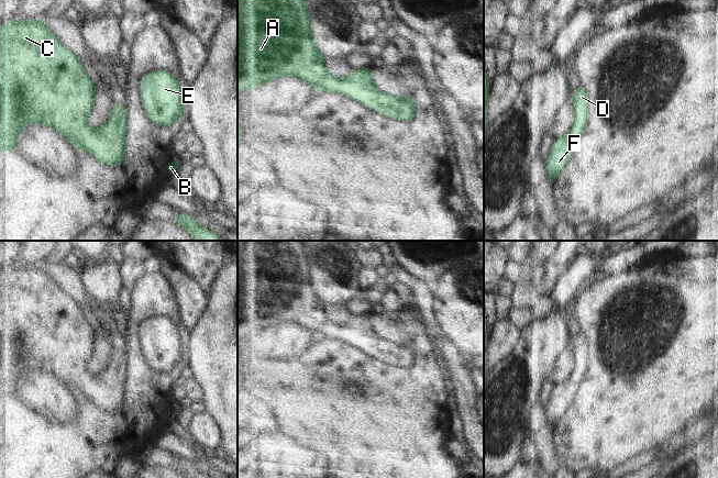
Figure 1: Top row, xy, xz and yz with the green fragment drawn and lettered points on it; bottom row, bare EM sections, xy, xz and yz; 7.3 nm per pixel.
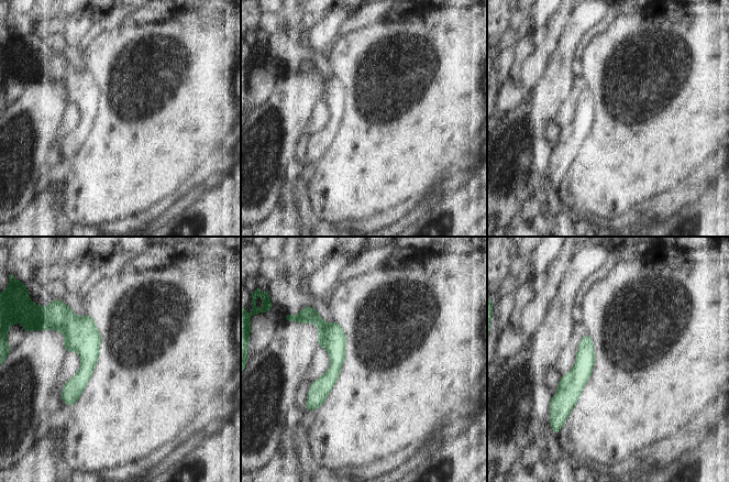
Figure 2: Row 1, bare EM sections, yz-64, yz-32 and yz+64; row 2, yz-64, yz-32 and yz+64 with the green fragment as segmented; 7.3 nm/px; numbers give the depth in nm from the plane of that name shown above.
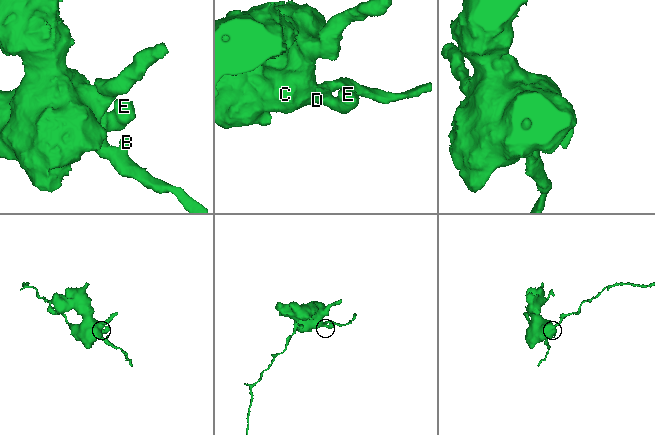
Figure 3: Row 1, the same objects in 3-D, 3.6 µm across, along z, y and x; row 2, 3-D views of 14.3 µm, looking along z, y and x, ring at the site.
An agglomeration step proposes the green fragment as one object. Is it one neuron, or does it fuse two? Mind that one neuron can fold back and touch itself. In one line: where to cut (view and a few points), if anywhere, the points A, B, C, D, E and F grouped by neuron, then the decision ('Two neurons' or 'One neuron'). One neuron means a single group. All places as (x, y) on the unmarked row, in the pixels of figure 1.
No split. Groups: A B C D E F. One neuron

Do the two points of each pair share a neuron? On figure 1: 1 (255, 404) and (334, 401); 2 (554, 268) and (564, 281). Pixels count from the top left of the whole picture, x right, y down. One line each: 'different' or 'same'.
1: different
2: different

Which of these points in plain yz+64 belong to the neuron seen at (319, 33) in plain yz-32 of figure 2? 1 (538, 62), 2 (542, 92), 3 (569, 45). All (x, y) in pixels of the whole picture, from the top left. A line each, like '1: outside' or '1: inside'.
1: outside
2: inside
3: inside

